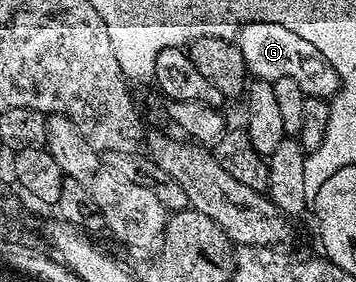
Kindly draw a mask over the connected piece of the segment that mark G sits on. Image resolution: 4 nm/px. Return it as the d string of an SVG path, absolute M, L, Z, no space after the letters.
M250 21L244 22L240 27L243 28L239 31L237 46L244 66L255 79L274 81L293 77L293 81L297 81L297 85L301 85L304 96L312 99L330 100L339 90L340 82L333 65L329 65L329 61L325 57L321 57L317 45L305 41L305 37L297 37L297 33L293 33L293 29L285 29L285 25L280 23L253 23Z

